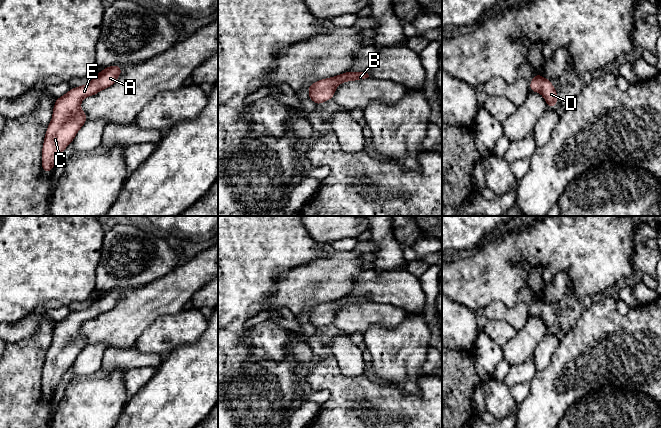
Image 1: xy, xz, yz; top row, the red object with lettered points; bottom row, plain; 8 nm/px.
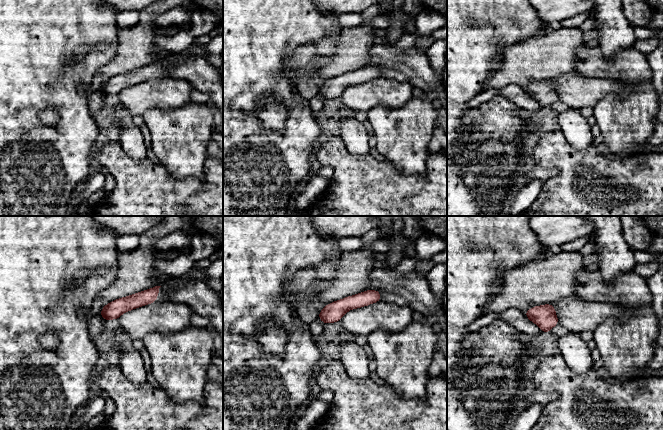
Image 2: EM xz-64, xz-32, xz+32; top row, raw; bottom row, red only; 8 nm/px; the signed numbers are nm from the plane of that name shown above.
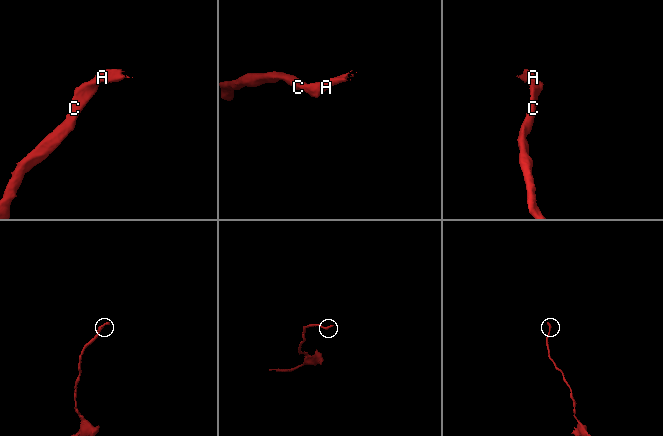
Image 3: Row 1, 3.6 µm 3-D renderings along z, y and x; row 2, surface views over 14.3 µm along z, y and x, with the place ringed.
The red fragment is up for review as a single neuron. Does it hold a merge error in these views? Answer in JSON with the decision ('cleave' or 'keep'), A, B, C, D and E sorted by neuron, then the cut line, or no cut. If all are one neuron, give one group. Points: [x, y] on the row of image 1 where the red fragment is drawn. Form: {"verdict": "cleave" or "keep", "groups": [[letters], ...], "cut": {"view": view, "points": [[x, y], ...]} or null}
{"verdict": "keep", "groups": [["A", "B", "C", "D", "E"]], "cut": null}

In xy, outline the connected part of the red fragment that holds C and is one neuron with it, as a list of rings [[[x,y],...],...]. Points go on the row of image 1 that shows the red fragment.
[[[109,66],[86,85],[72,88],[64,96],[56,99],[42,149],[42,169],[45,173],[49,173],[56,166],[63,150],[87,121],[85,112],[80,108],[81,101],[112,86],[121,72],[122,67]]]

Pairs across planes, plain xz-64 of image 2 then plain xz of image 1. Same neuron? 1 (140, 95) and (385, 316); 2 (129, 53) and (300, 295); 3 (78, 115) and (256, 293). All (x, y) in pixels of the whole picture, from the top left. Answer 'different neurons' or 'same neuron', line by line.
1: same neuron
2: same neuron
3: same neuron

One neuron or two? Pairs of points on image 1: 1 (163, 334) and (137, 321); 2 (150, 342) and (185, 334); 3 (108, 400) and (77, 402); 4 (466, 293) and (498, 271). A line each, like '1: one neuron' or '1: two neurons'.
1: two neurons
2: one neuron
3: one neuron
4: one neuron

